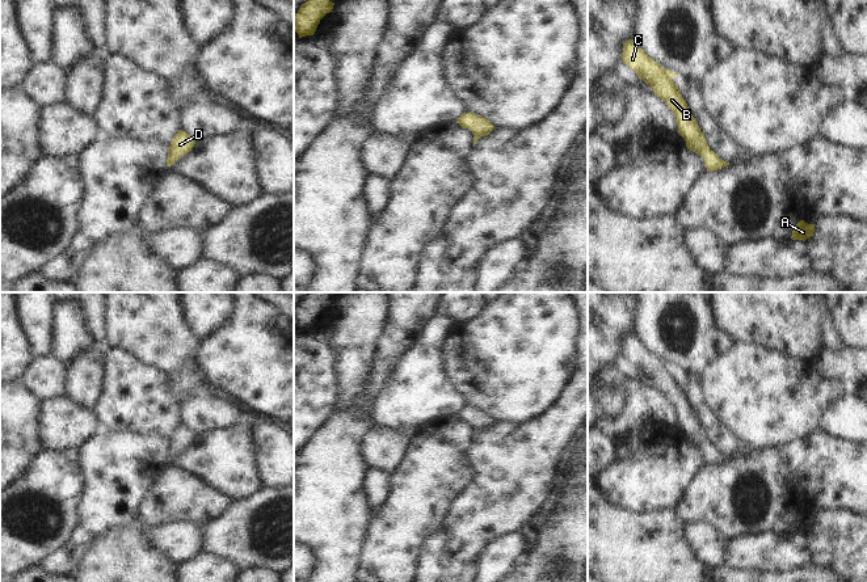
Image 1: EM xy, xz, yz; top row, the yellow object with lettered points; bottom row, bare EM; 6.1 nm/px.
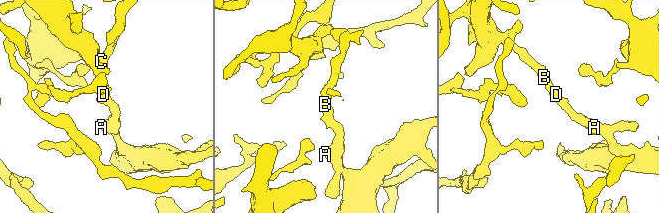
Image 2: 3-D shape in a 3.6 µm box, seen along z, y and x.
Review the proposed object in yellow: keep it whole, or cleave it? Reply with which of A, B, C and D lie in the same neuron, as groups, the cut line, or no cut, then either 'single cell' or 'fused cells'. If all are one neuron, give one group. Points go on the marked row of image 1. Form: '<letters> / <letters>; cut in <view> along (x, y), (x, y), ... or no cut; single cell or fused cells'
A B C D; no cut; single cell

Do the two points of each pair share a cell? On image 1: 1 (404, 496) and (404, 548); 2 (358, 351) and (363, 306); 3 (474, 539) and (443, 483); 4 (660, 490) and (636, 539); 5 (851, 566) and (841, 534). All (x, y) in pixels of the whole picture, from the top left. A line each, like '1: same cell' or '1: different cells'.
1: same cell
2: same cell
3: different cells
4: different cells
5: same cell

